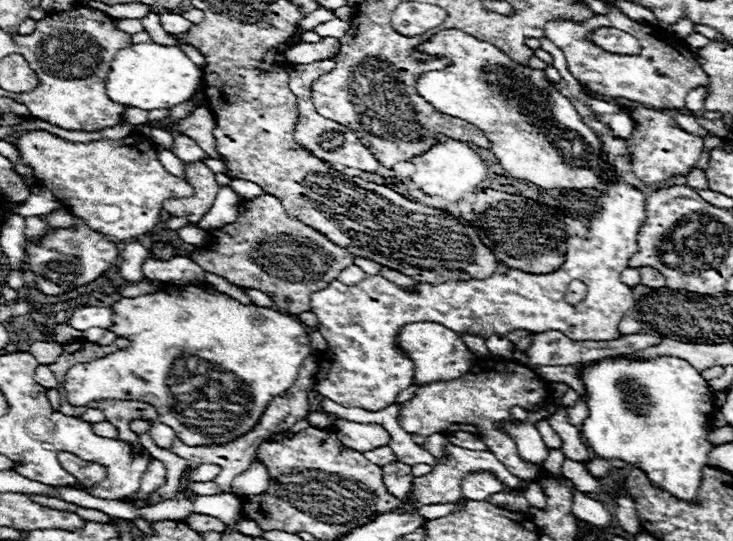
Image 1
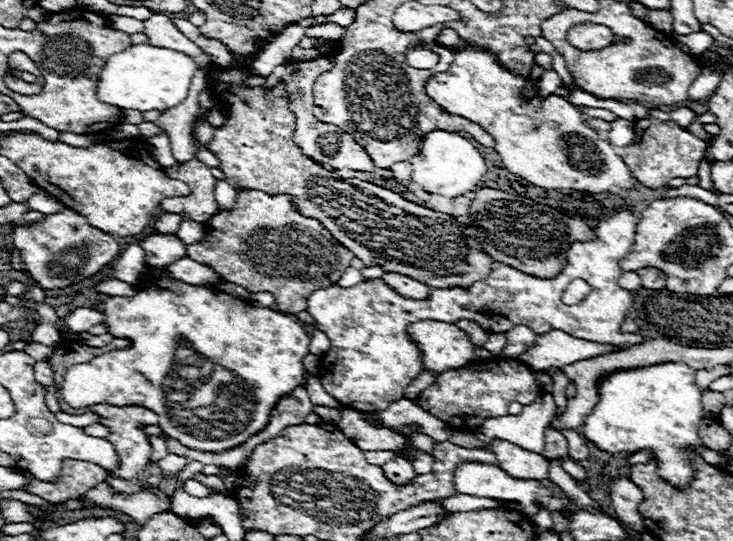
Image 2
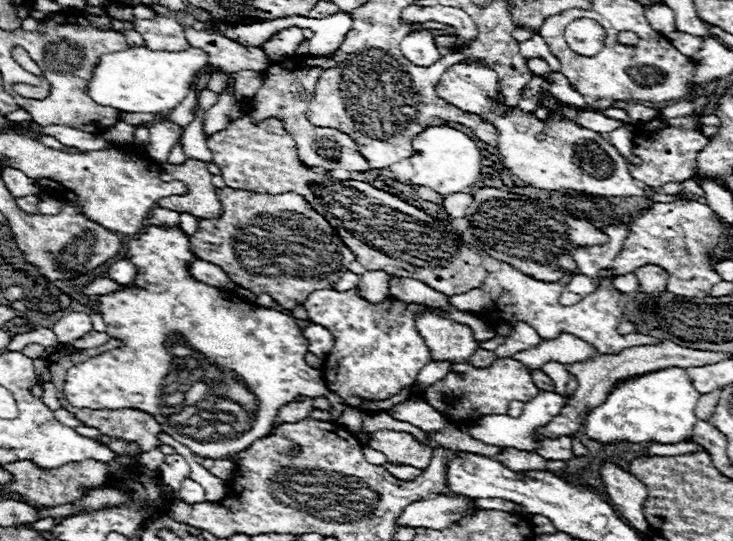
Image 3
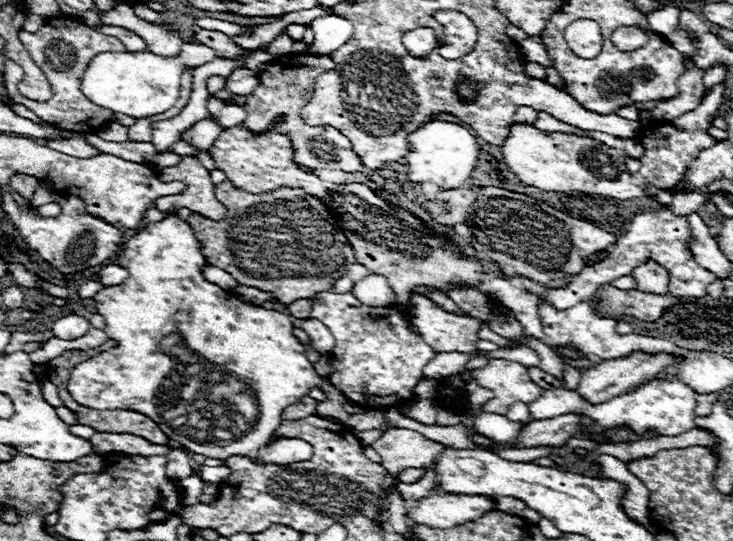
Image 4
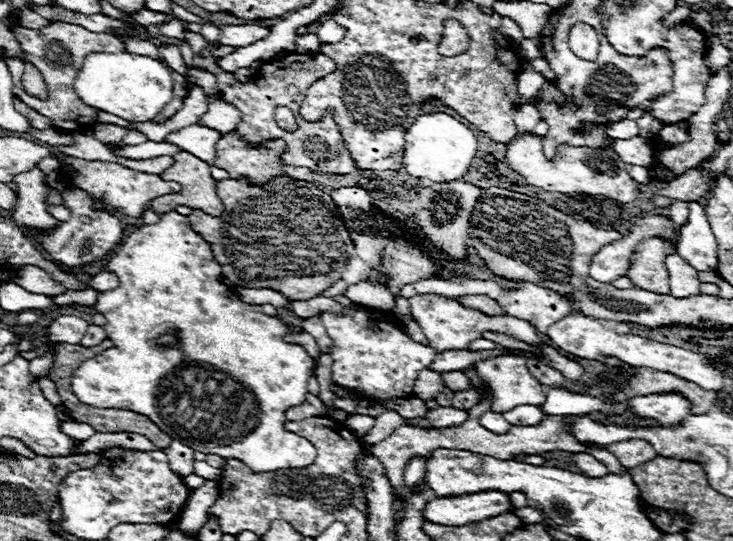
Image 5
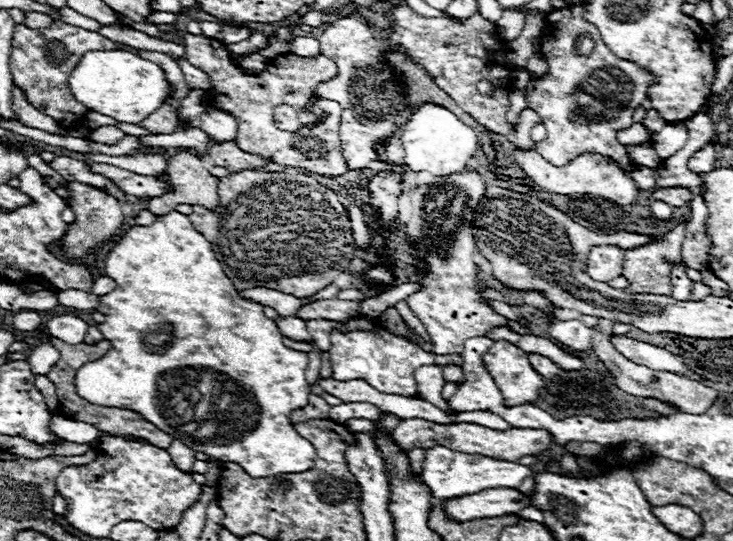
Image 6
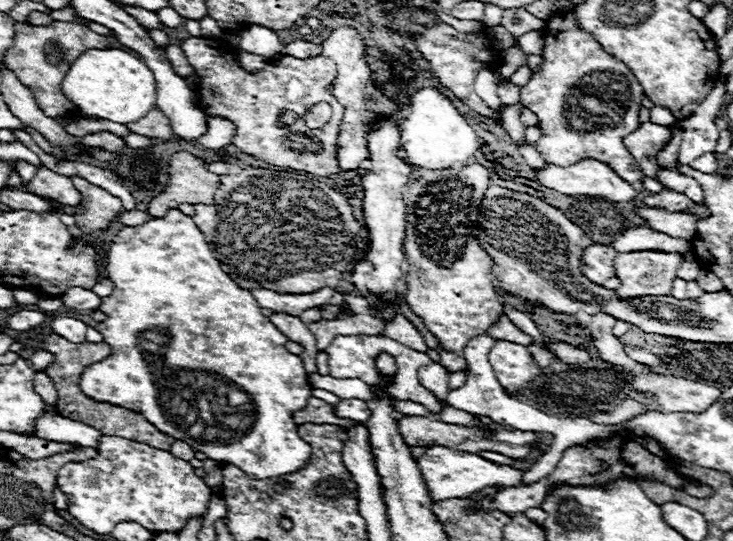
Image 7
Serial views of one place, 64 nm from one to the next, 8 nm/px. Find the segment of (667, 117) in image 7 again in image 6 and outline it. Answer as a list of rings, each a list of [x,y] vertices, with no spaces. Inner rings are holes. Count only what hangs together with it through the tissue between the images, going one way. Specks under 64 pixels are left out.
[[[648,110],[648,116],[646,116],[646,120],[642,120],[642,124],[646,124],[646,126],[648,126],[650,130],[654,130],[654,132],[660,132],[662,126],[666,126],[668,122],[662,120],[662,116],[658,116],[658,112]]]

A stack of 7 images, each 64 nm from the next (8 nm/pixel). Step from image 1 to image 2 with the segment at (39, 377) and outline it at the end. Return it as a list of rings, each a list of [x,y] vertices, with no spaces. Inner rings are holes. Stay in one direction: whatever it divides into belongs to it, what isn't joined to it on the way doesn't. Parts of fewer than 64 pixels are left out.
[[[36,362],[34,364],[36,368],[36,380],[42,384],[42,386],[52,386],[54,384],[54,376],[52,376],[52,370],[48,366],[48,362]]]

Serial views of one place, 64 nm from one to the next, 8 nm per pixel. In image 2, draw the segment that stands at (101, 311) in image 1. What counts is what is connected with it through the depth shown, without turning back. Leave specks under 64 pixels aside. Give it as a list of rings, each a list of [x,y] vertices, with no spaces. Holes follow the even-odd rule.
[[[76,308],[62,320],[60,328],[68,330],[68,332],[82,334],[82,332],[88,332],[98,322],[104,322],[104,314],[102,312],[92,310],[92,308]]]

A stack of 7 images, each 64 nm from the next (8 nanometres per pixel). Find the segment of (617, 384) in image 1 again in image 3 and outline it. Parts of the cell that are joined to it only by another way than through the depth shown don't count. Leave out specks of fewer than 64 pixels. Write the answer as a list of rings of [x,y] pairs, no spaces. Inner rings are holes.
[[[684,368],[650,372],[642,378],[620,384],[602,406],[594,408],[586,418],[586,436],[596,442],[612,442],[620,436],[634,444],[682,442],[692,434],[692,428],[698,422],[694,414],[698,398],[700,394],[690,384]]]

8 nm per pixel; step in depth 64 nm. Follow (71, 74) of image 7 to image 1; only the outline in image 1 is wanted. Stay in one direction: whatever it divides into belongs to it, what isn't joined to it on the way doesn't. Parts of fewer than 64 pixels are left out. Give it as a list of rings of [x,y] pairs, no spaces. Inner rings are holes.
[[[154,42],[132,44],[122,48],[110,66],[106,76],[106,96],[122,106],[154,110],[154,108],[172,108],[192,96],[198,82],[202,78],[202,70],[180,52],[176,46],[162,46]]]

